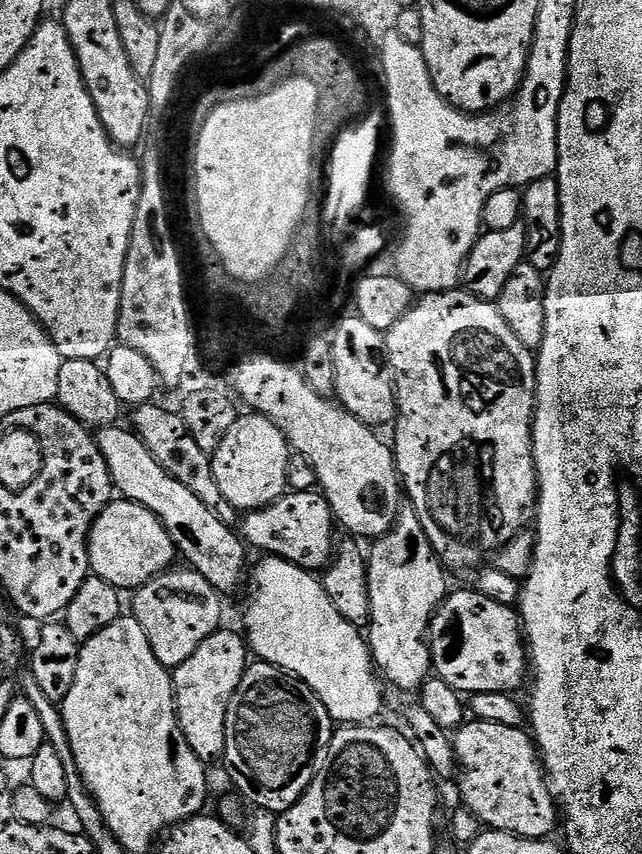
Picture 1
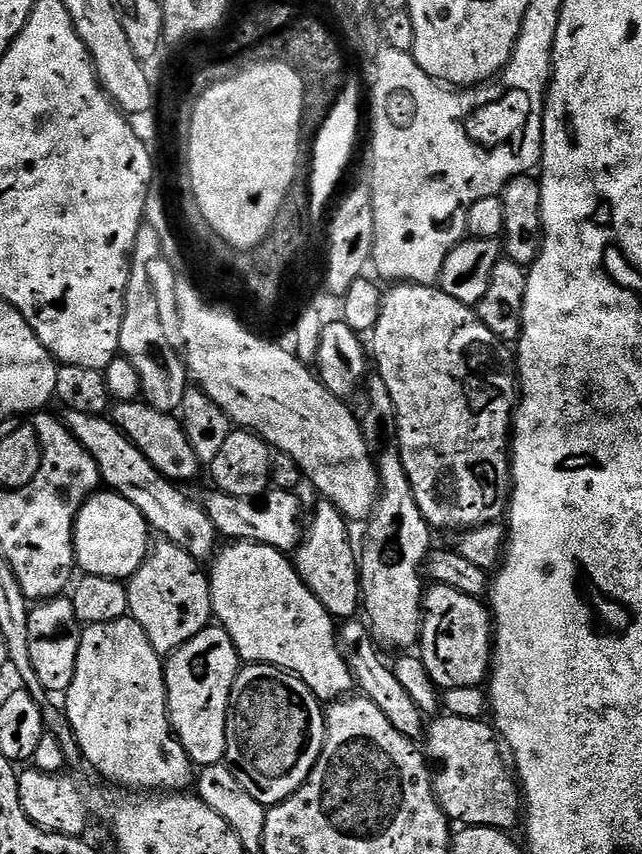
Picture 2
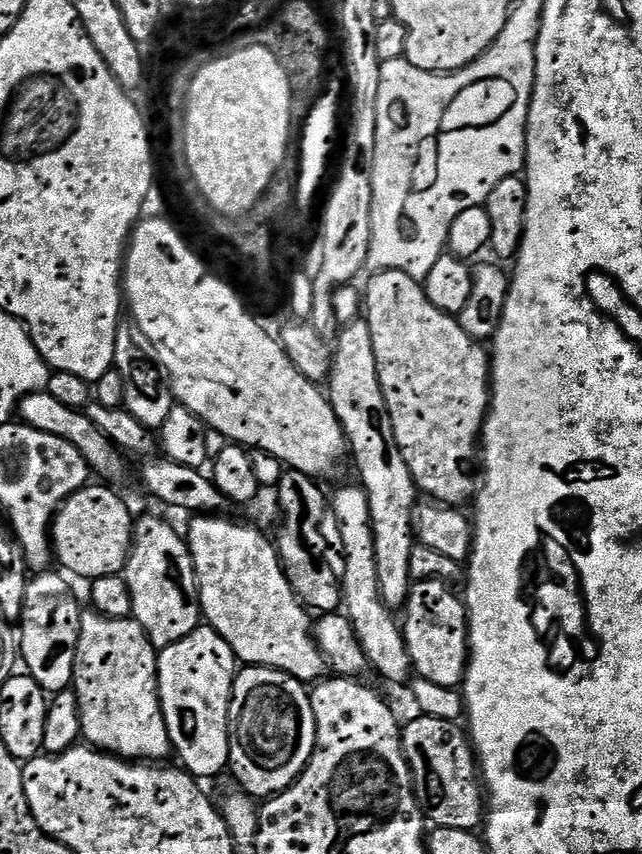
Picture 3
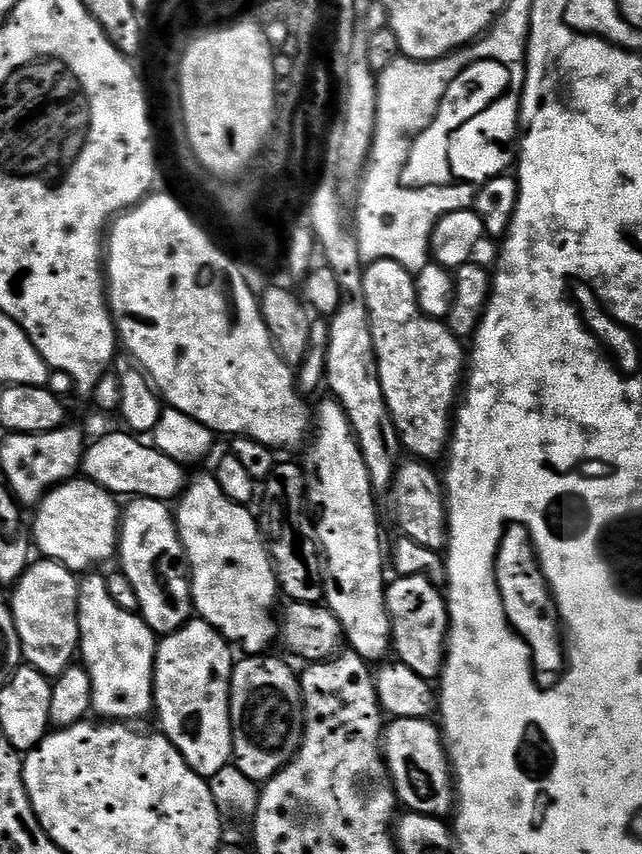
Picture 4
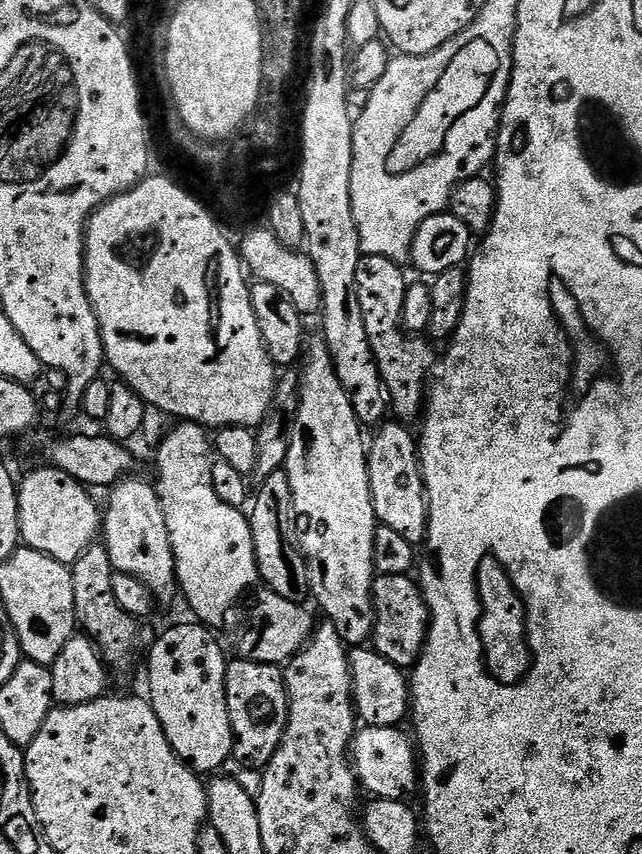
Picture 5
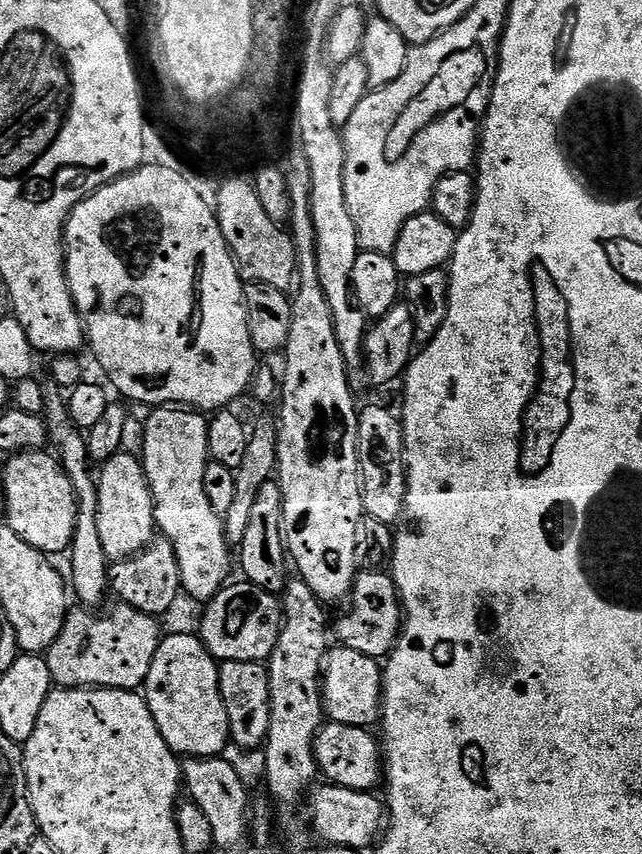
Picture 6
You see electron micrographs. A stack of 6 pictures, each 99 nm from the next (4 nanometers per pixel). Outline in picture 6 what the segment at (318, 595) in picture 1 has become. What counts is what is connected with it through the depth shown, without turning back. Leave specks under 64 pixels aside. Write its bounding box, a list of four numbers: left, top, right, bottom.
[142,406,234,604]

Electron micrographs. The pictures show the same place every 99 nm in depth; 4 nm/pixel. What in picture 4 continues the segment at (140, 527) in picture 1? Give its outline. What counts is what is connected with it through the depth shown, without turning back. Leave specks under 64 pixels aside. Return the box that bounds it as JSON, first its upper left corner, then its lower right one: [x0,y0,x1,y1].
[30,478,122,574]

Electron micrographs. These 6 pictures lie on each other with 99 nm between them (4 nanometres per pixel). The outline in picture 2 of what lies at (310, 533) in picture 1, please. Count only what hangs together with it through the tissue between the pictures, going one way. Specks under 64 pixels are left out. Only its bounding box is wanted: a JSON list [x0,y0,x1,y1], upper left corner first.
[202,489,302,554]

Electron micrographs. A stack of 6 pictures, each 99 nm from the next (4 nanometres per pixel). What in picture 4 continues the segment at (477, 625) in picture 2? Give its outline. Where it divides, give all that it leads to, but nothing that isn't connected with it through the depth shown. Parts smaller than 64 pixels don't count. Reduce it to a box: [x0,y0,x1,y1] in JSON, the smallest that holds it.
[385,576,448,681]

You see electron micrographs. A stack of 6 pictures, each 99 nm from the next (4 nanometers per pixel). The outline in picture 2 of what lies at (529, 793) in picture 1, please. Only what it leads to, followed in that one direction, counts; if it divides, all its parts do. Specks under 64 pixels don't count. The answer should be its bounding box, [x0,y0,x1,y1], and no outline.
[426,714,521,830]

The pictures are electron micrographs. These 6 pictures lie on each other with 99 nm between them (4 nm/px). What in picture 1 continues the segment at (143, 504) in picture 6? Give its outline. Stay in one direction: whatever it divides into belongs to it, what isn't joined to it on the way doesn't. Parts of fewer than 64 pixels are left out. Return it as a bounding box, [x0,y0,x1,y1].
[130,570,224,670]

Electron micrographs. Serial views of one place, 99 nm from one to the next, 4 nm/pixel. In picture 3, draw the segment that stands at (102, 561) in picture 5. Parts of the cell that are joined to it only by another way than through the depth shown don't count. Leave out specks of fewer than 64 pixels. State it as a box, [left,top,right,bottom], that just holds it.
[72,610,174,762]

